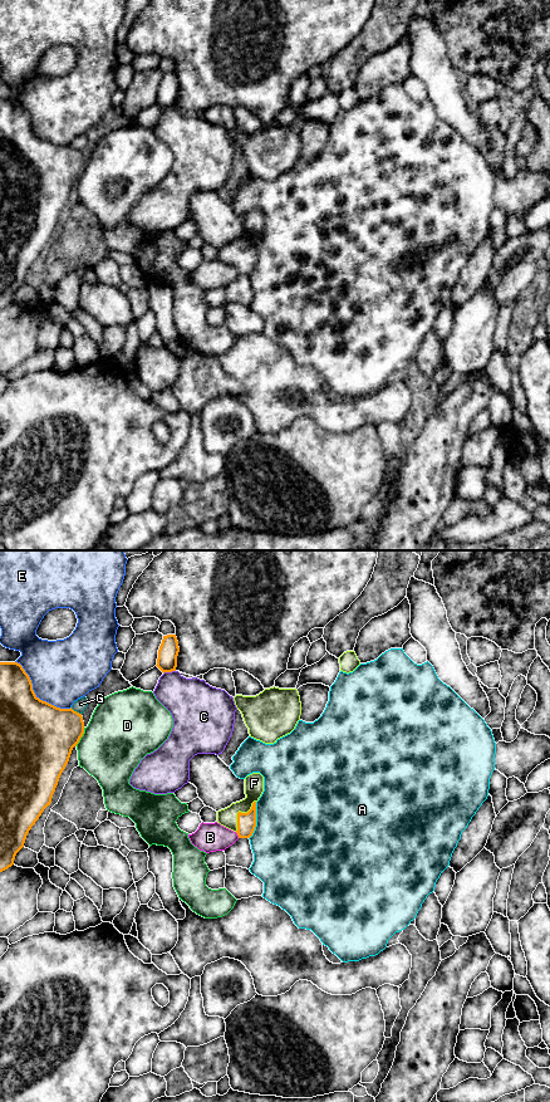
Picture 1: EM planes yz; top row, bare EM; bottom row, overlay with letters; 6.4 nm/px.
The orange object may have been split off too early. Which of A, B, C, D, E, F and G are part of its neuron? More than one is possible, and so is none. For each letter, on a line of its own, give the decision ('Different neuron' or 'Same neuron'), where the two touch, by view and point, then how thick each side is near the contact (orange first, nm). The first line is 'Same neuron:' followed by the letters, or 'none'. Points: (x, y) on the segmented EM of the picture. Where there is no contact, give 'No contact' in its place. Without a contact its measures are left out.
Same neuron: F
A: Different neuron. Touches orange at yz (255, 821). Thickness 130 nm (orange) against 500 nm
B: Different neuron. Touches orange at yz (237, 834). Thickness 130 nm (orange) against 190 nm
C: Different neuron. Touches orange at yz (168, 671). Thickness 130 nm (orange) against 300 nm
D: Different neuron. Touches orange at yz (82, 735). Thickness 400 nm (orange) against 420 nm
E: Different neuron. Touches orange at yz (35, 695). Thickness 440 nm (orange) against 400 nm
F: Same neuron. Touches orange at yz (239, 812). Thickness 130 nm (orange) against 130 nm
G: Different neuron. Touches orange at yz (75, 711). Thickness 380 nm (orange) against 80 nm

